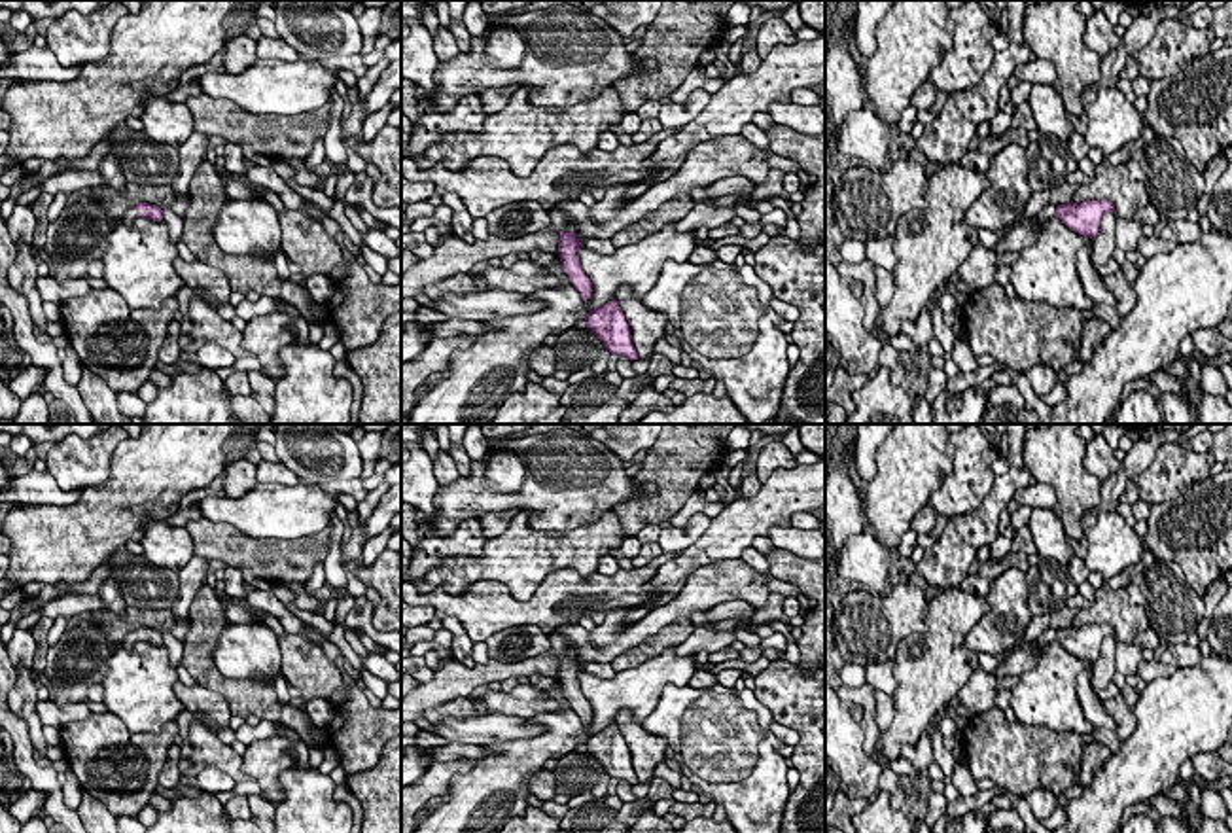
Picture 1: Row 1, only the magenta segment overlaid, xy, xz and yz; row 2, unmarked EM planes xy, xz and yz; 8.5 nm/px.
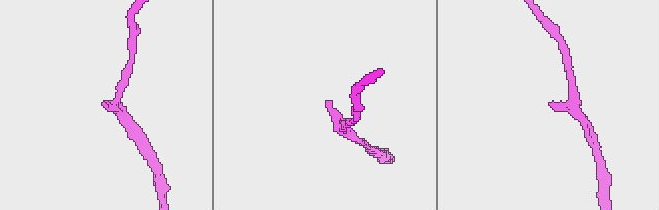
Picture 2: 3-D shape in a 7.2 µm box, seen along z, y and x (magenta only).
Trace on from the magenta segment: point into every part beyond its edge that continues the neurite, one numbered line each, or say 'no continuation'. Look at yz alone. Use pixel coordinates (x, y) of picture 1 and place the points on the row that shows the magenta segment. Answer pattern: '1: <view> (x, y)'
1: yz (1024, 231)

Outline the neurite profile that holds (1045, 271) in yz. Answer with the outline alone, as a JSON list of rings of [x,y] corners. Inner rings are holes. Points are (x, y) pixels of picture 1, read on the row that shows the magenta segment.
[[[1060,218],[1048,220],[1037,229],[1037,240],[1022,248],[1020,257],[1011,265],[1012,275],[1009,282],[1012,284],[1016,295],[1033,303],[1047,303],[1054,309],[1079,309],[1090,310],[1094,301],[1084,293],[1079,269],[1077,252],[1092,244],[1090,237],[1082,237],[1071,231]]]

